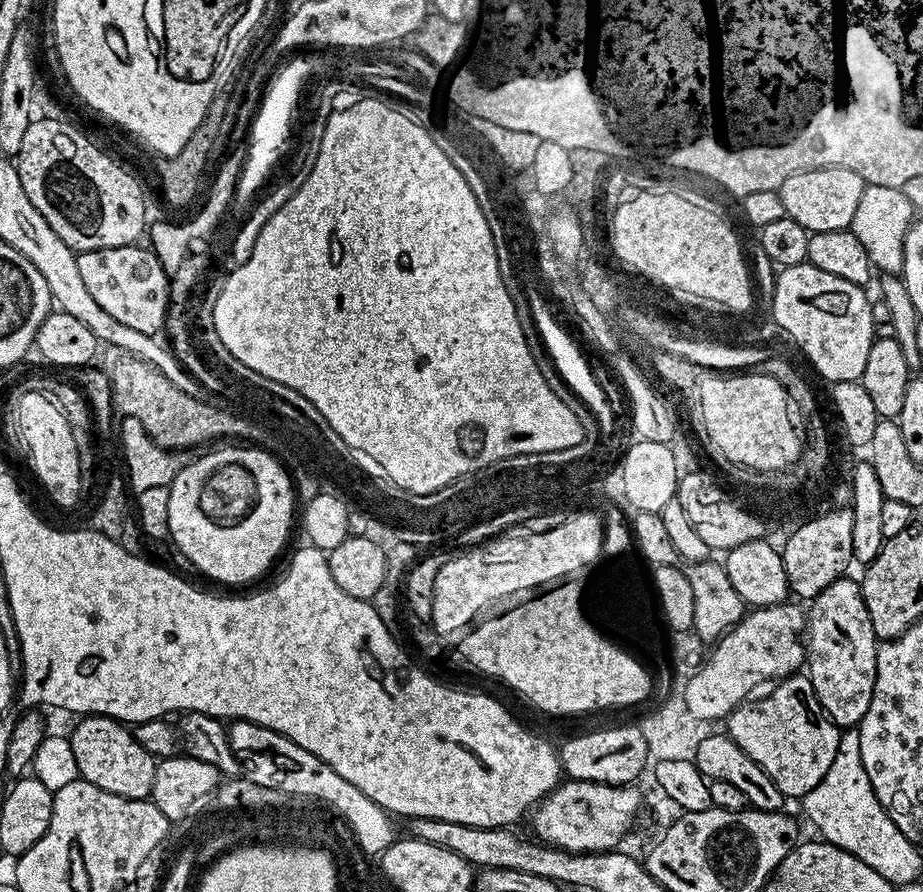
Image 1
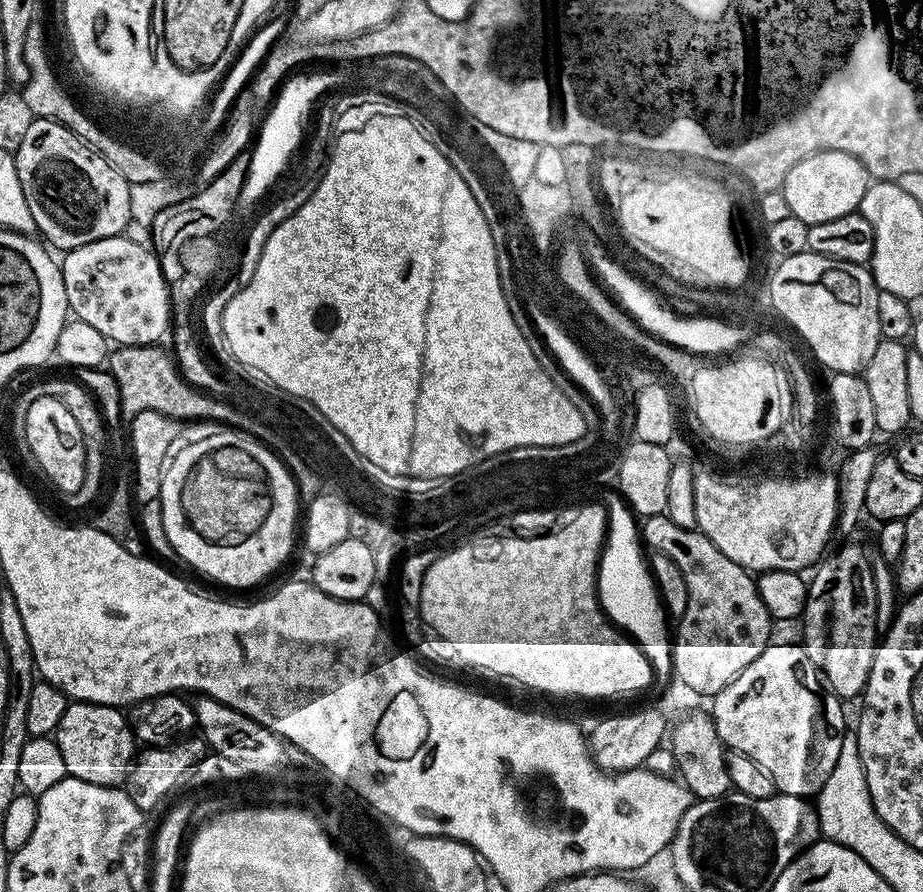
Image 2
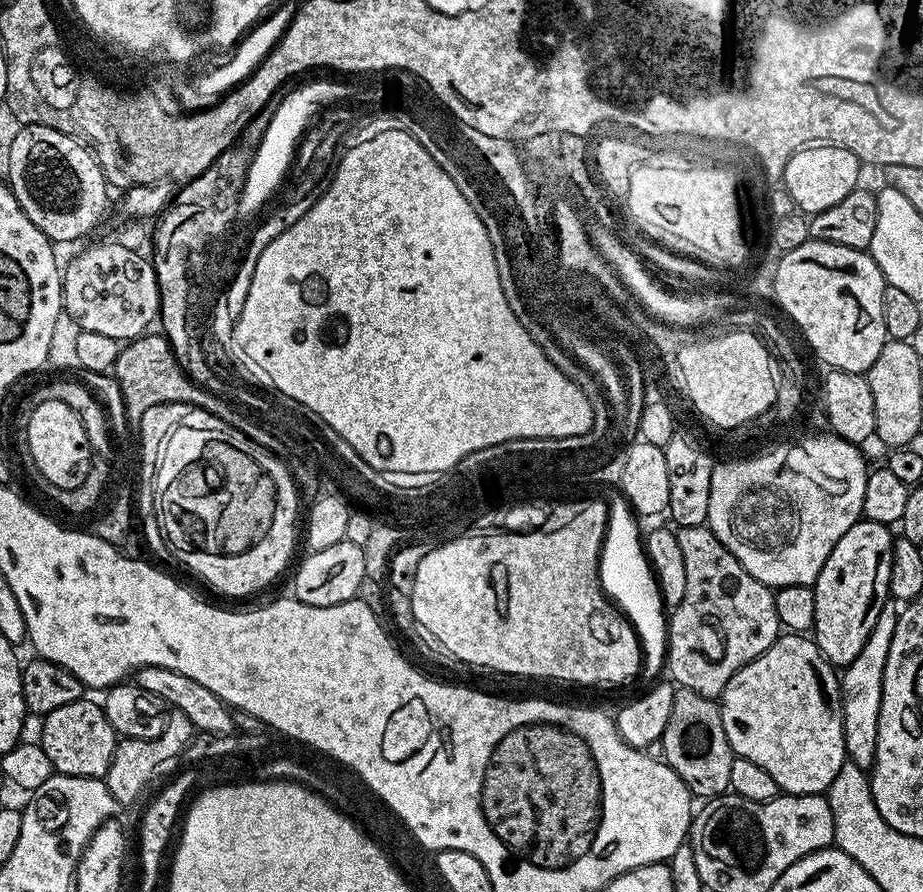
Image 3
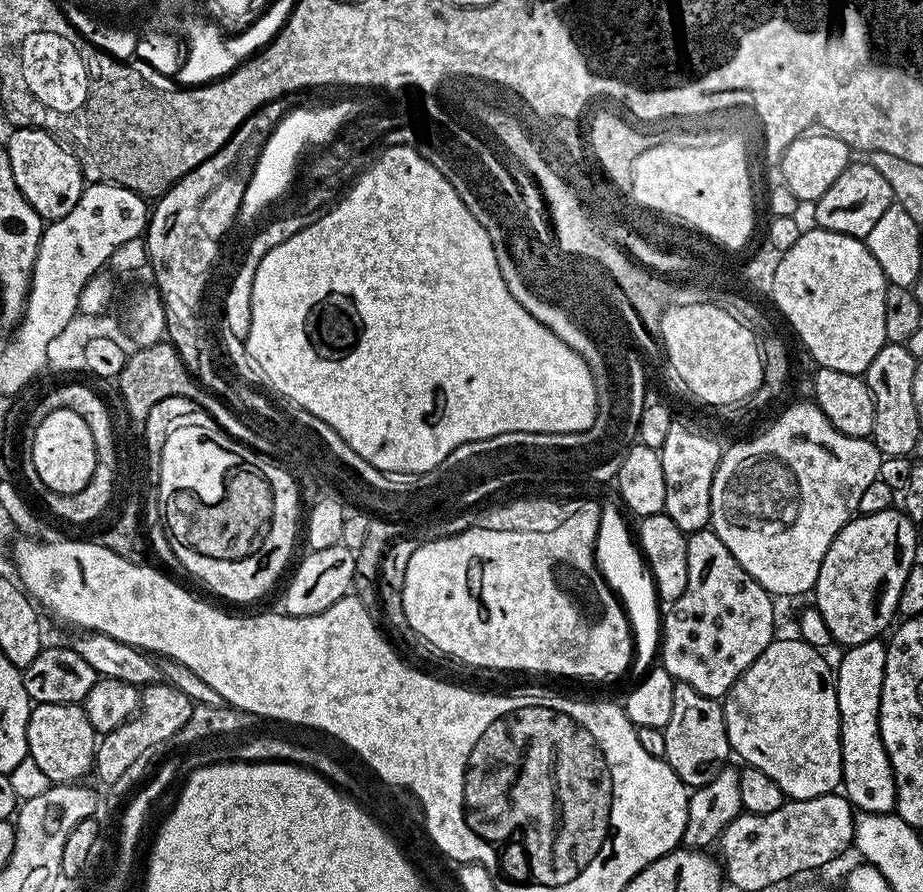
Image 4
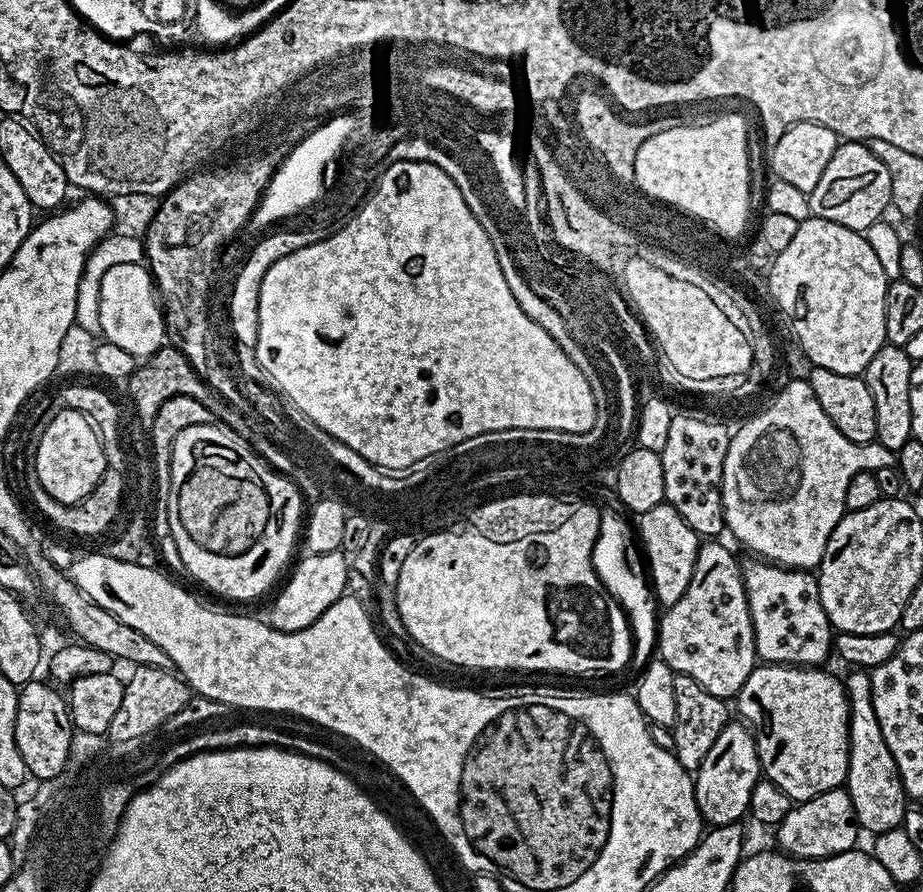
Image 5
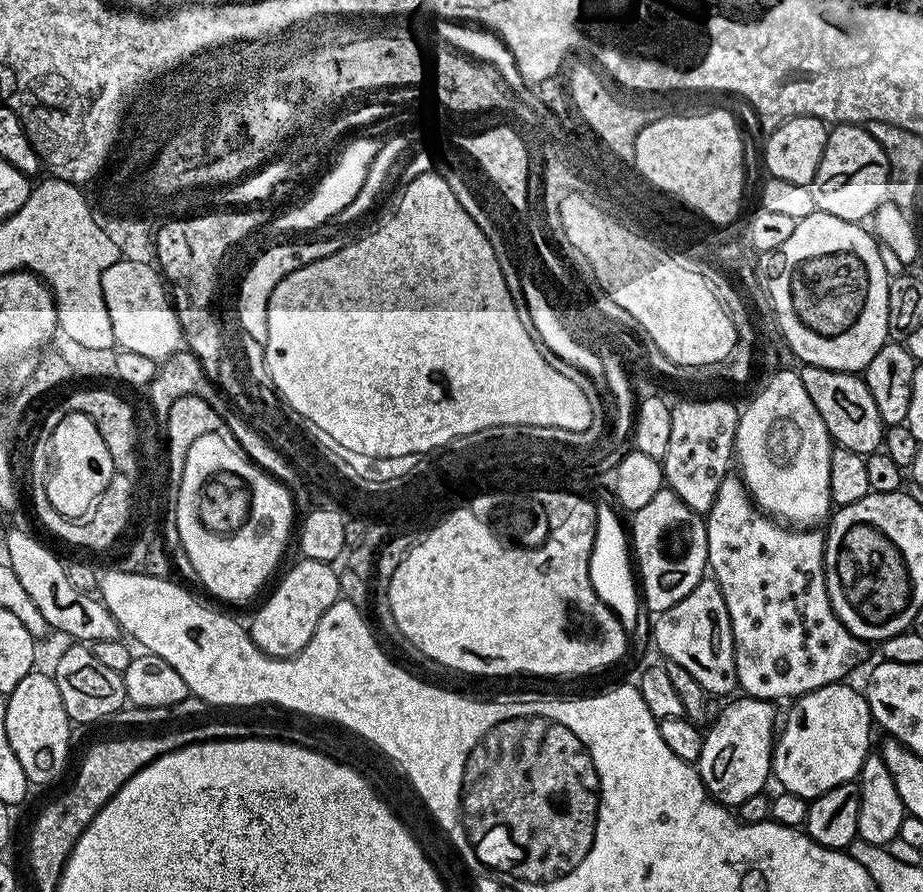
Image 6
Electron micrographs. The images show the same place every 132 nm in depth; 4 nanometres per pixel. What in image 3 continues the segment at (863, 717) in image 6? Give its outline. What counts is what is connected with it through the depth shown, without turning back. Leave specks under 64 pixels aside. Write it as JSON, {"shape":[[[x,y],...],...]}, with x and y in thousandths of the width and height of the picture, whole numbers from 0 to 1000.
{"shape":[[[874,712],[842,713],[826,734],[787,765],[778,788],[782,815],[796,846],[826,859],[843,877],[846,889],[896,889],[917,855],[908,753]]]}

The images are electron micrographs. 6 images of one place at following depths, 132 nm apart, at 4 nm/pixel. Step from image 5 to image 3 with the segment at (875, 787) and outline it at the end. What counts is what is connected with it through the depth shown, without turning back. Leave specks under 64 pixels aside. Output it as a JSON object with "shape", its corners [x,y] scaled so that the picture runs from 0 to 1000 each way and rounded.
{"shape":[[[967,674],[957,677],[951,696],[934,730],[910,756],[910,786],[912,787],[914,842],[918,851],[940,863],[949,855],[951,805],[954,800],[956,765],[959,760],[960,739],[972,702],[974,683]]]}

